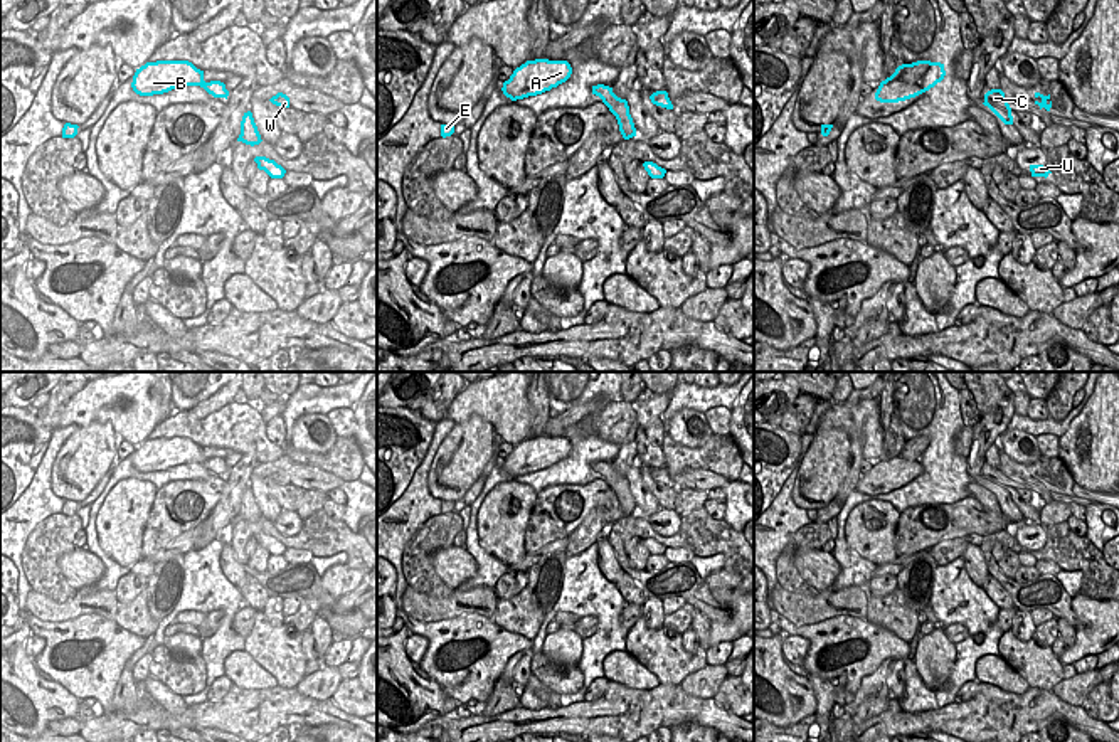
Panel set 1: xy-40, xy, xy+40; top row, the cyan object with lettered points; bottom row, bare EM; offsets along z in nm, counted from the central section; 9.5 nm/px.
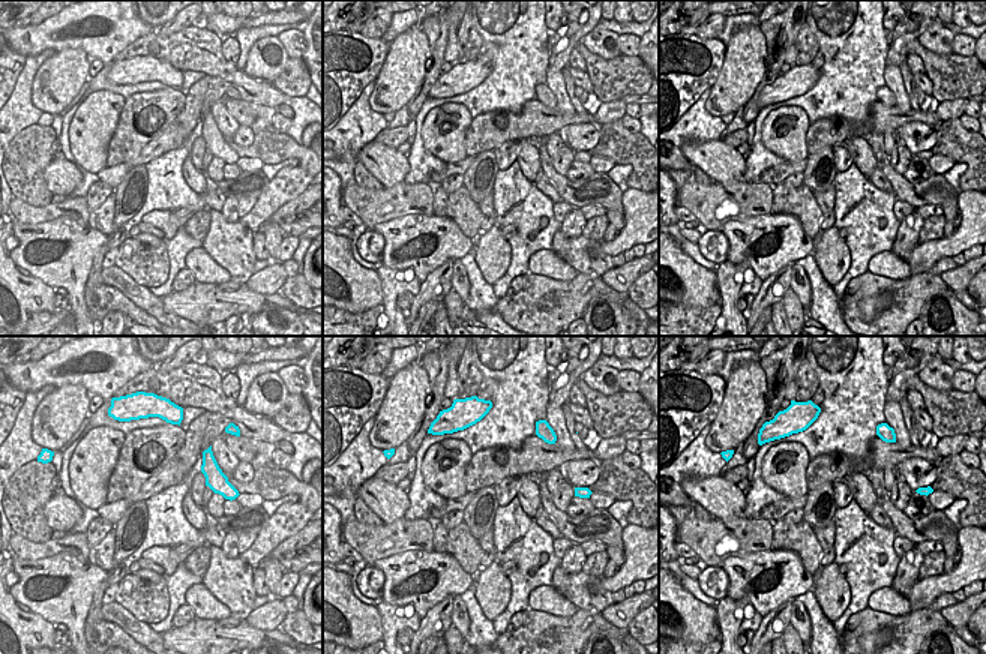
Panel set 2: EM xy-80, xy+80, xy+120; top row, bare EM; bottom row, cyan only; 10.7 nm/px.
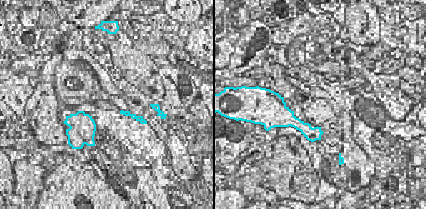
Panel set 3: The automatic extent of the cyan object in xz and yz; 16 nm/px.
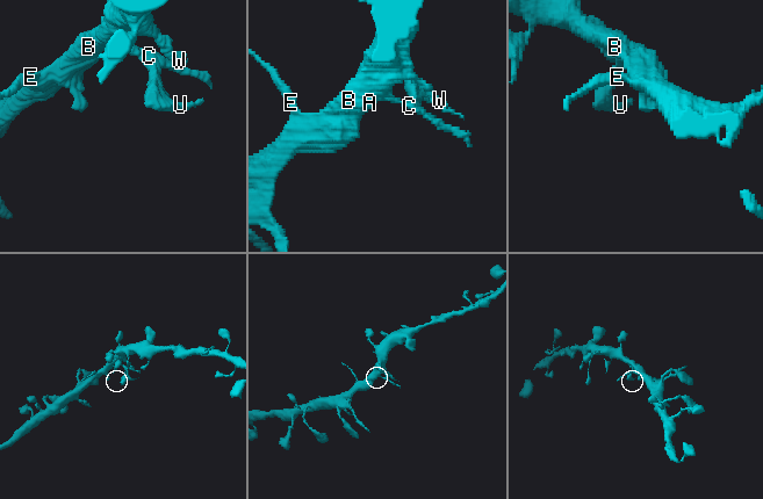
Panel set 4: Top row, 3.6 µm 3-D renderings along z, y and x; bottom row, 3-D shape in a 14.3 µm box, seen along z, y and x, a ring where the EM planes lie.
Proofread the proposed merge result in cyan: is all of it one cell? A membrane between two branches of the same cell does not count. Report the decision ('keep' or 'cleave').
keep

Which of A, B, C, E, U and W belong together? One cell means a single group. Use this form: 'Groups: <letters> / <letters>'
Groups: A B C E U W

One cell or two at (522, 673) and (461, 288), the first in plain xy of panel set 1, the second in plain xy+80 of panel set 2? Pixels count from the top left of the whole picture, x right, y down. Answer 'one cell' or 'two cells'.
one cell

